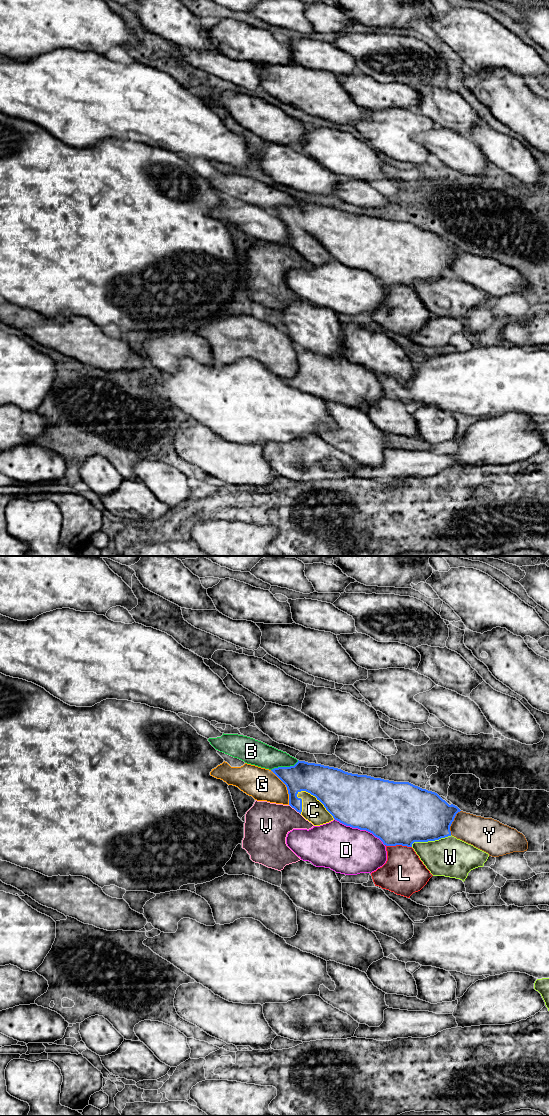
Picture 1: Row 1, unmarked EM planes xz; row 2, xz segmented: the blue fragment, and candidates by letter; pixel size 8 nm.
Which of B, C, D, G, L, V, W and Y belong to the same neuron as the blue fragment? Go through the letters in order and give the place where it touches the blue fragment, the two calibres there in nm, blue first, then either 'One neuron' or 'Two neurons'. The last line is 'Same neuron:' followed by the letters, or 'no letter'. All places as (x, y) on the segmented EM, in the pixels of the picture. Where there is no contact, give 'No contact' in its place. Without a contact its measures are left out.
B: Touches blue at xz (284, 767). Thickness 240 nm (blue) against 200 nm. Two neurons
C: Touches blue at xz (317, 799). Thickness 380 nm (blue) against 180 nm. One neuron
D: Touches blue at xz (360, 829). Thickness 440 nm (blue) against 380 nm. Two neurons
G: Touches blue at xz (286, 786). Thickness 260 nm (blue) against 260 nm. Two neurons
L: Touches blue at xz (398, 844). Thickness 500 nm (blue) against 340 nm. Two neurons
V: Touches blue at xz (295, 809). Thickness 220 nm (blue) against 340 nm. Two neurons
W: Touches blue at xz (430, 840). Thickness 440 nm (blue) against 320 nm. Two neurons
Y: Touches blue at xz (452, 821). Thickness 420 nm (blue) against 240 nm. Two neurons
Same neuron: C

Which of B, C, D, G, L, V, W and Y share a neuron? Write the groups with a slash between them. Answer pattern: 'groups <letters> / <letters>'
groups B / C / D / G / L / V Y / W

